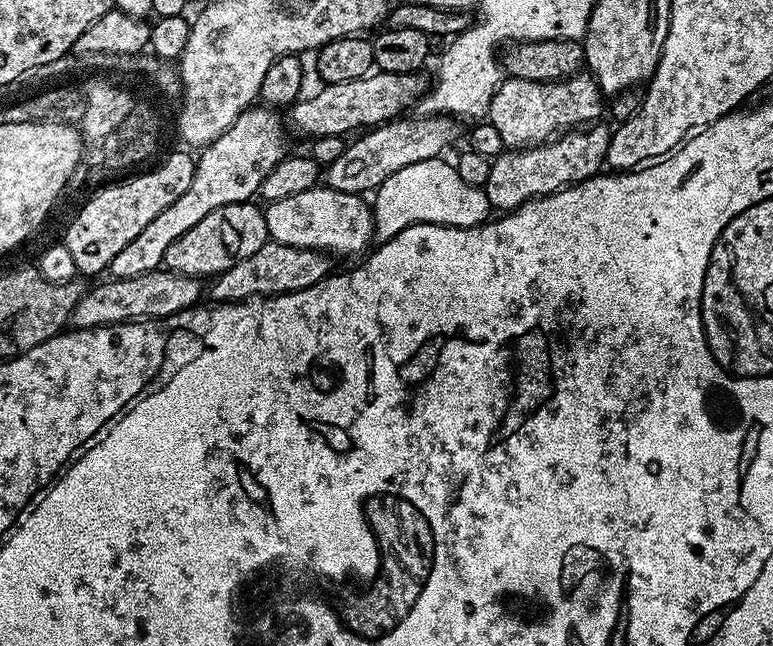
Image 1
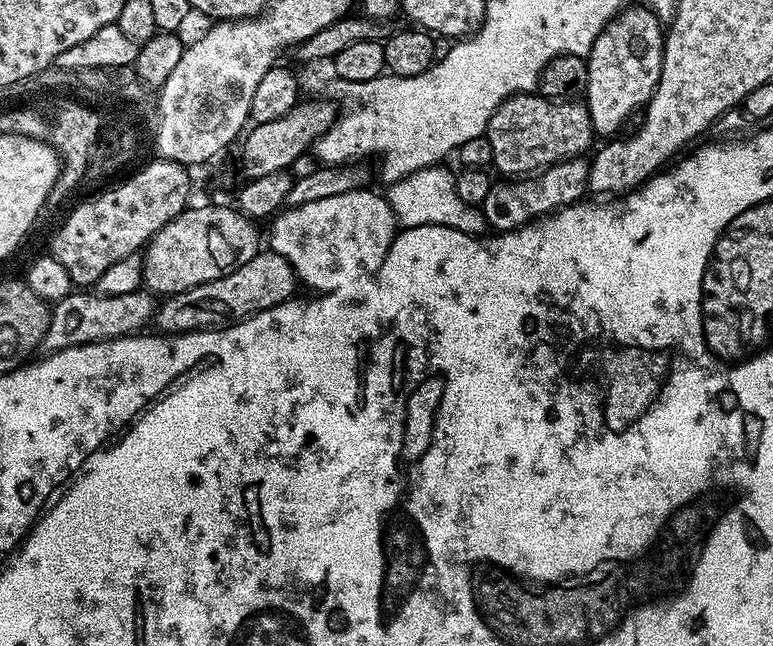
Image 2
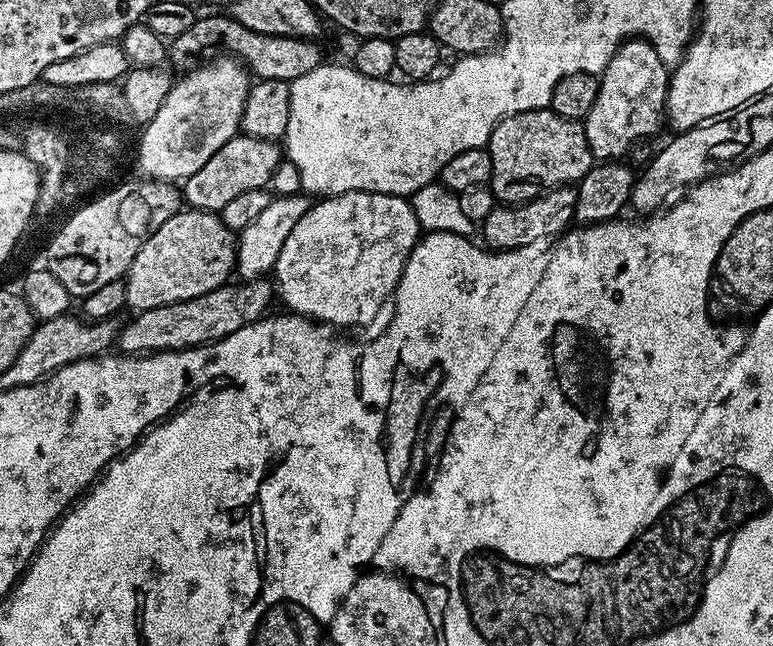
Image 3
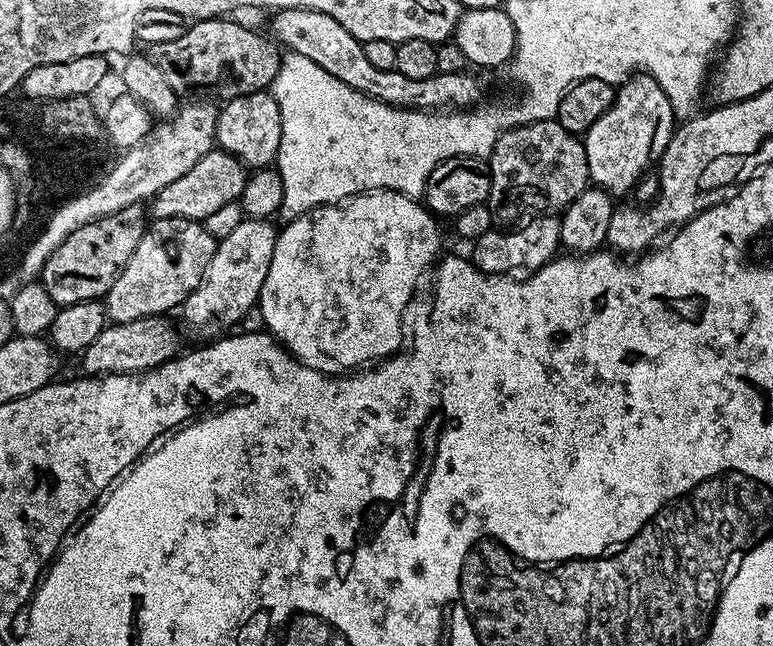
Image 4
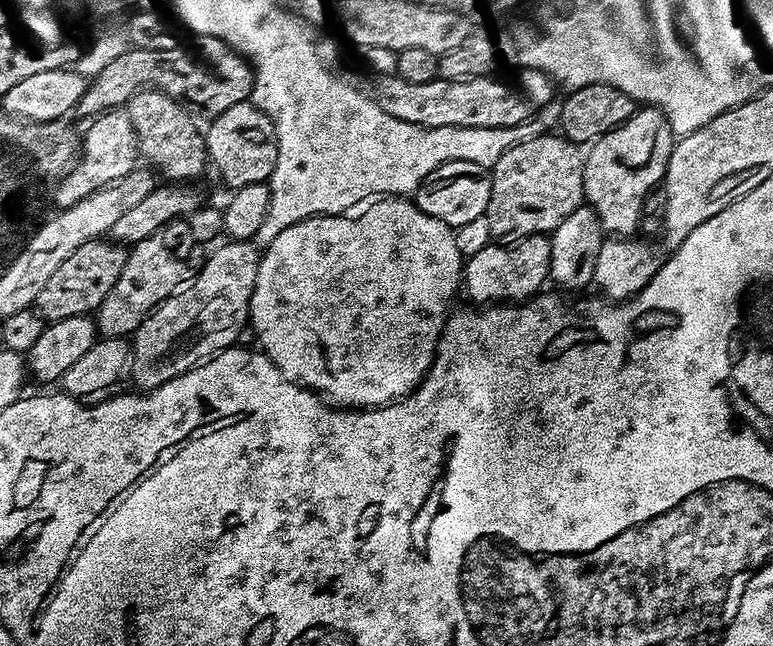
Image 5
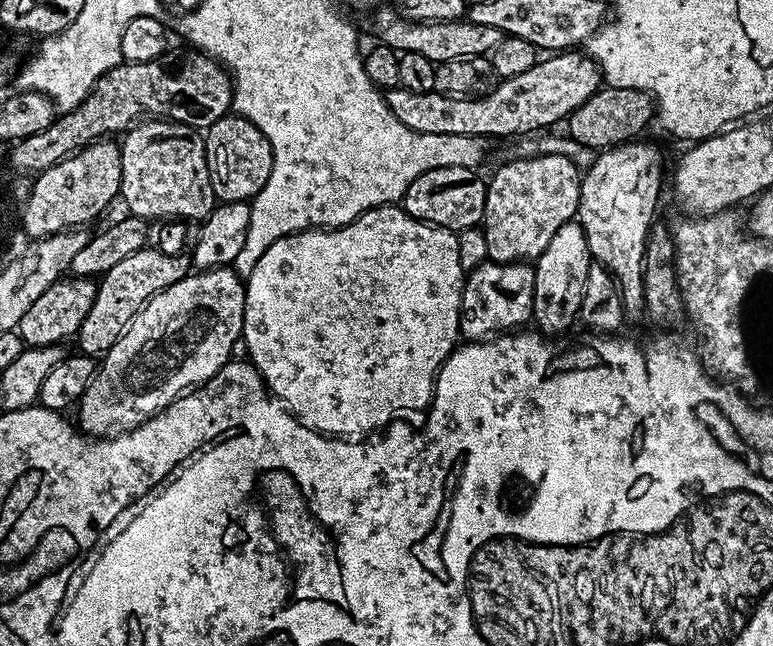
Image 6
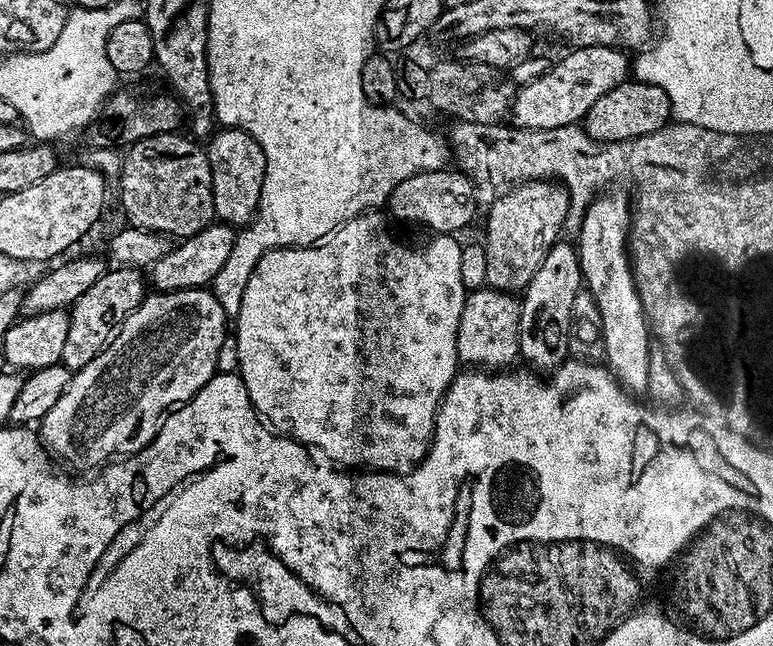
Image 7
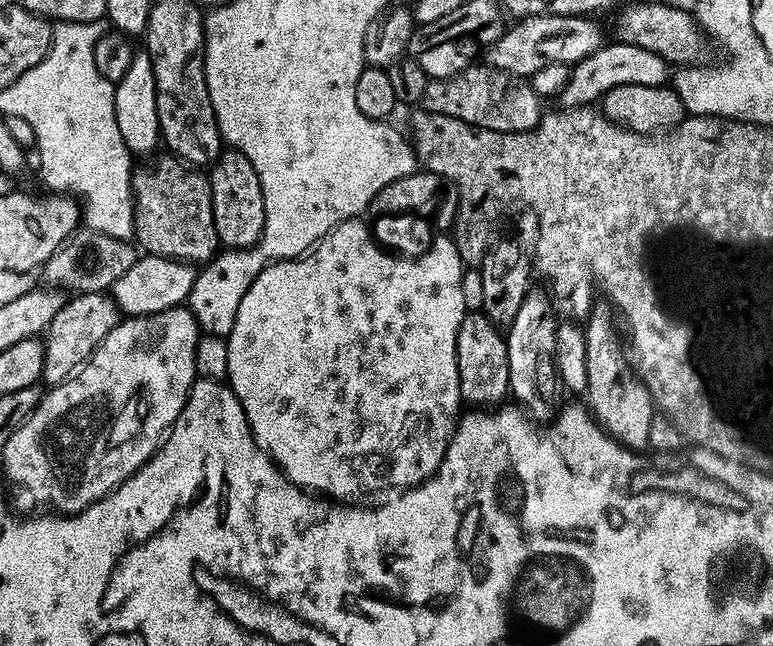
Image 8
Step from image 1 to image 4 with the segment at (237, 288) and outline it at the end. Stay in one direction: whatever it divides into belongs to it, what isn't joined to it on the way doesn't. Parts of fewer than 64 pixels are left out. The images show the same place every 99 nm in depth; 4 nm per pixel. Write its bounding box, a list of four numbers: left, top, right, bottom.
[79,315,181,376]

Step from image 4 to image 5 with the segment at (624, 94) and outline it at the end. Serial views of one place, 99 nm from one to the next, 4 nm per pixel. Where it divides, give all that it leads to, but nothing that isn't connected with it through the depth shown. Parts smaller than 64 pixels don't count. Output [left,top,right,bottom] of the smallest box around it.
[584,106,674,238]

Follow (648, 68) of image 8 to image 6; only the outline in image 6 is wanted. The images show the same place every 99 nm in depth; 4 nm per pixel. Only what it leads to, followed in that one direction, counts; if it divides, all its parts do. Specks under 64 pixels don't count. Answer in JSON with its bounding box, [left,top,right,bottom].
[386,50,602,138]

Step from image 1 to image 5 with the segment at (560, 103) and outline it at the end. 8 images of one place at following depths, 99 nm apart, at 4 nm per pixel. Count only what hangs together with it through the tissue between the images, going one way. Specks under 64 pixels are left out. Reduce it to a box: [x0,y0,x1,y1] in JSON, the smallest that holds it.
[486,134,585,246]

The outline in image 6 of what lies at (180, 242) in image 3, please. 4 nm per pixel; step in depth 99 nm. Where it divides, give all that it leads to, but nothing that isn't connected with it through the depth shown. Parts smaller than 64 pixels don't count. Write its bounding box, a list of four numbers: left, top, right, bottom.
[75,246,190,358]

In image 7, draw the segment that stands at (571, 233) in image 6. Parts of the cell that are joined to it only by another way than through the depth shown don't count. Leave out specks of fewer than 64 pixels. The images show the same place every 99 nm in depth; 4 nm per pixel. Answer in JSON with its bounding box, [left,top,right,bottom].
[520,242,582,374]

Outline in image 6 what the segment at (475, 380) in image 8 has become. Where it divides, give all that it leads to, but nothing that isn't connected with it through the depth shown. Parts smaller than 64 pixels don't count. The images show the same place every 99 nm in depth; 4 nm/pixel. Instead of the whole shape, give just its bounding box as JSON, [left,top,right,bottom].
[460,260,535,342]

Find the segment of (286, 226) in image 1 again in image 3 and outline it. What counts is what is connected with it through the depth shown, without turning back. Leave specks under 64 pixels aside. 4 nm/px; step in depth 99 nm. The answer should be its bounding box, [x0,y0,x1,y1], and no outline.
[274,192,422,328]

